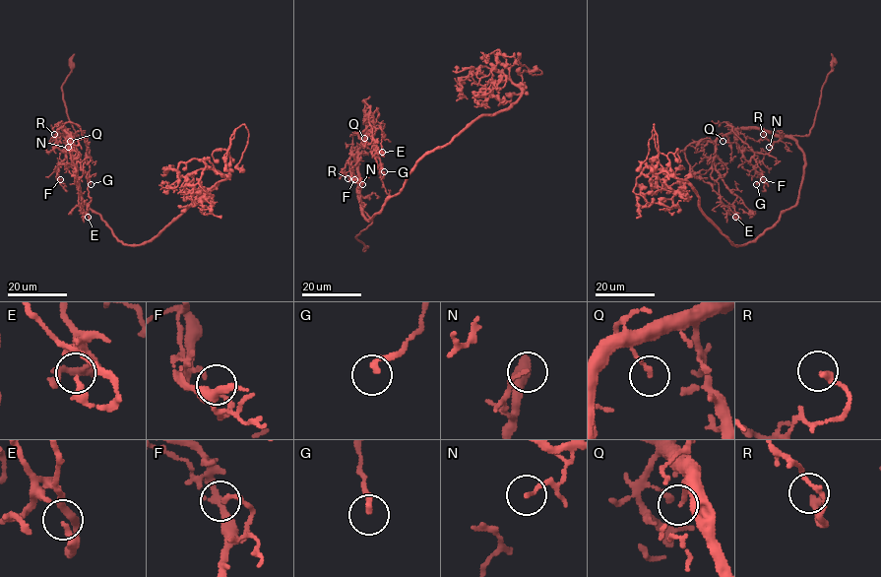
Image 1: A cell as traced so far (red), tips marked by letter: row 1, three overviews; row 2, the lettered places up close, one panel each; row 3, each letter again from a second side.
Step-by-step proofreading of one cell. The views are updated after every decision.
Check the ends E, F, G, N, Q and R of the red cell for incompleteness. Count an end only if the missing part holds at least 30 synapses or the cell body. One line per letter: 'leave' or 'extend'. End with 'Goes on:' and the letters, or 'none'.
E: leave
F: leave
G: leave
N: leave
Q: leave
R: leave
Goes on: none

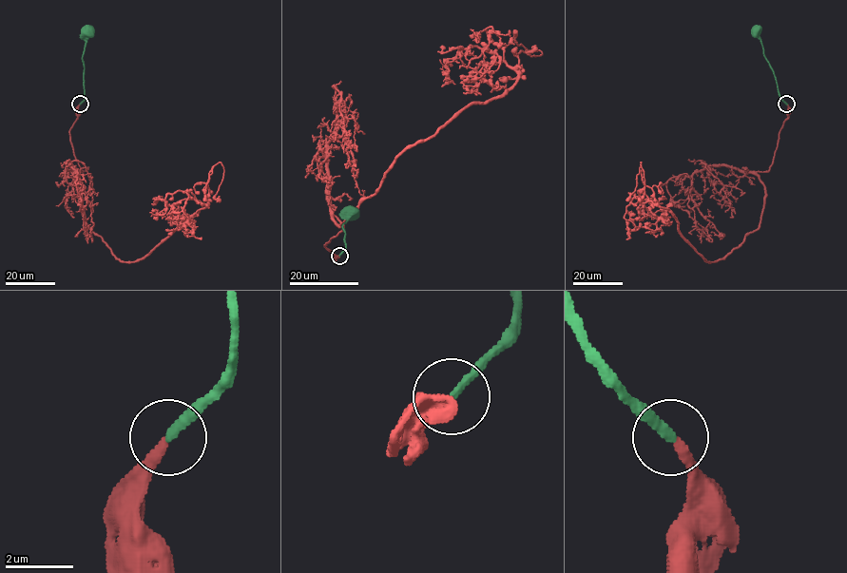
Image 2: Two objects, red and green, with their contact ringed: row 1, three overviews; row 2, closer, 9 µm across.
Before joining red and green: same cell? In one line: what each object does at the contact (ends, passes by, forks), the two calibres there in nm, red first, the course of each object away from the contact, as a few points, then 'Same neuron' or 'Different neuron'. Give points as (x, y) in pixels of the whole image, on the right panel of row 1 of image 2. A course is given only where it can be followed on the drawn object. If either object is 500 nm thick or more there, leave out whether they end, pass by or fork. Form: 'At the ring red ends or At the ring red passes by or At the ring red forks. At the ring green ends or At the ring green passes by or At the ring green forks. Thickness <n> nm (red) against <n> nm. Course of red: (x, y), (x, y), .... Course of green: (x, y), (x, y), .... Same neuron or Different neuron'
At the ring red ends. At the ring green ends. Thickness 260 nm (red) against 280 nm. Course of red: (787, 105), (770, 168), (754, 172), (760, 223), (722, 258), (707, 261), (682, 235), (641, 162), (637, 196). Course of green: (787, 105), (779, 93), (757, 30). Same neuron

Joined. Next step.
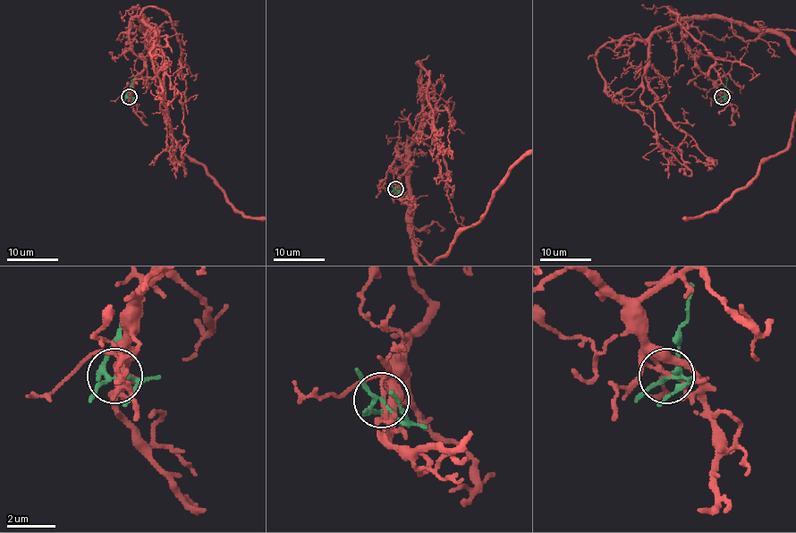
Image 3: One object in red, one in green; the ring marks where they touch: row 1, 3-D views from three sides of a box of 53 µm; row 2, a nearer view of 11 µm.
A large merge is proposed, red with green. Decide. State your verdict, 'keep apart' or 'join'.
keep apart

